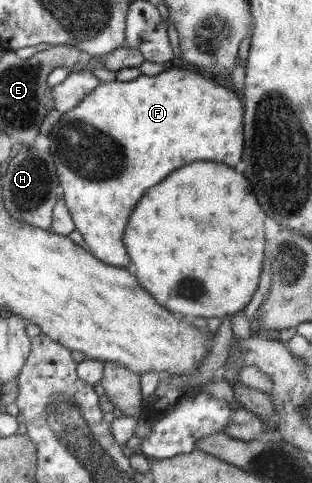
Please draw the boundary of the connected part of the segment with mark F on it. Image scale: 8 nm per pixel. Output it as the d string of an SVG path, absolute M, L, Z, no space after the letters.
M170 65L156 76L140 73L139 77L127 82L116 79L100 82L73 109L60 113L55 127L51 127L47 134L48 149L53 149L53 153L49 154L53 157L57 181L63 191L61 198L71 215L74 229L81 234L90 255L107 266L125 268L129 265L129 257L122 242L129 213L141 195L165 179L167 173L191 161L215 161L229 167L237 165L243 149L241 115L241 101L235 93L211 79L205 79L201 74Z

